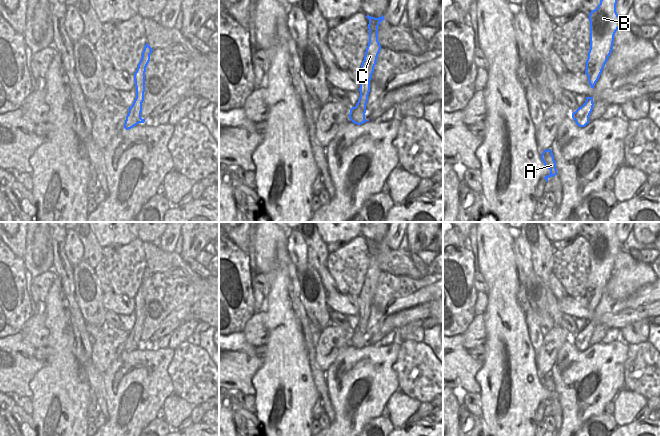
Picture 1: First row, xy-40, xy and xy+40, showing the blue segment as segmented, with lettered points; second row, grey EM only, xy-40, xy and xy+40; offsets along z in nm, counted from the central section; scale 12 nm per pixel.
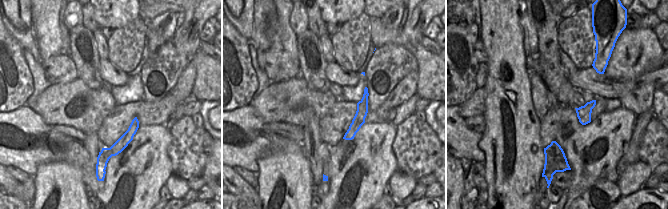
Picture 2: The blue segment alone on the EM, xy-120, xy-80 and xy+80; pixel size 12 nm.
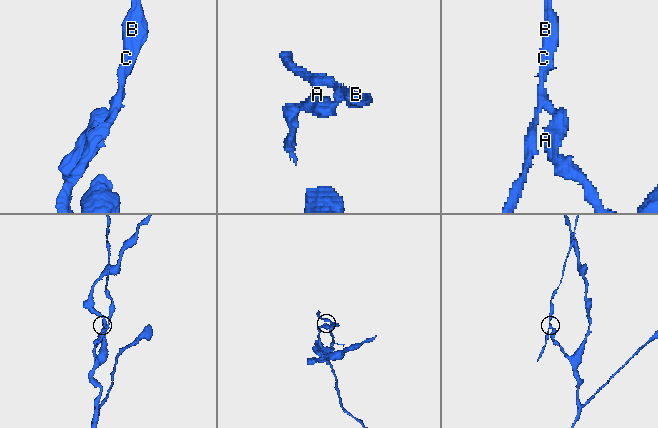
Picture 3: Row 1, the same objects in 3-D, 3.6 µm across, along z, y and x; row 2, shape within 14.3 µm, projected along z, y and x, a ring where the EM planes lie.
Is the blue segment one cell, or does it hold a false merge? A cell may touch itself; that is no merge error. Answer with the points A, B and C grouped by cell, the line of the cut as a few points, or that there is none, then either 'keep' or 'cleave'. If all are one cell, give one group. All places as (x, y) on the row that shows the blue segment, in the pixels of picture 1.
A / B C | xy (365, 105), (353, 108) | cleave

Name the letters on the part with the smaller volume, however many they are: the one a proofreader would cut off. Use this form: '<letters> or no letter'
B, C.

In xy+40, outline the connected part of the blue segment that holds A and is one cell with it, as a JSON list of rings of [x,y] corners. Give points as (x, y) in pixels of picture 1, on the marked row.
[[[551,149],[544,150],[541,159],[544,165],[550,170],[550,174],[544,177],[547,182],[549,177],[557,175],[556,162]]]

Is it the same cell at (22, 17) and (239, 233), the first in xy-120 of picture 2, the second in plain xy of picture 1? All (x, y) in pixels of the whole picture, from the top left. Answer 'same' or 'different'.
same

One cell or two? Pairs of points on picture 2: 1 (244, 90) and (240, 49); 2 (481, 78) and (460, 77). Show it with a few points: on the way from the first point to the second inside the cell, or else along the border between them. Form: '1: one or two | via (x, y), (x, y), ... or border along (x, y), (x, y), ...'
1: one | via (243, 80), (243, 68), (240, 59)
2: two | border along (479, 63), (476, 73), (476, 88)

